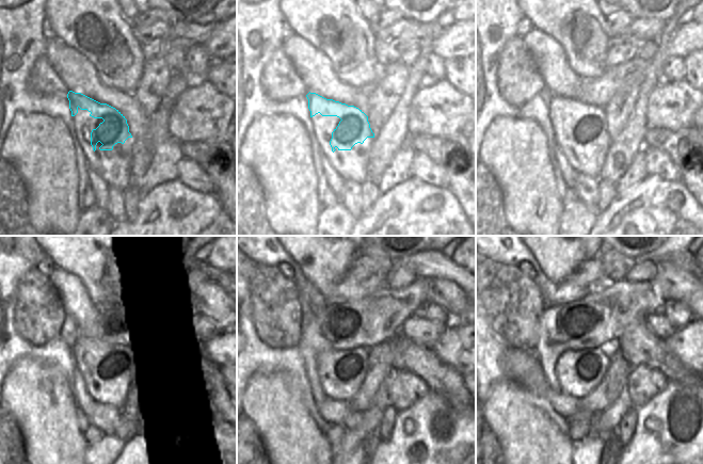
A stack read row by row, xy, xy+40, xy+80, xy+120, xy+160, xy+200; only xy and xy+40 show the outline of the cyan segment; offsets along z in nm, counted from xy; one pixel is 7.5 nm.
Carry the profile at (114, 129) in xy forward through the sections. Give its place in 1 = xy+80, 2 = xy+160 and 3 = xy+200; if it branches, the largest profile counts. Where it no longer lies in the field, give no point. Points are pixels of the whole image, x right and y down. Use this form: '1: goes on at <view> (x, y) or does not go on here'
1: goes on at xy+80 (592, 127)
2: goes on at xy+160 (339, 370)
3: goes on at xy+200 (577, 372)

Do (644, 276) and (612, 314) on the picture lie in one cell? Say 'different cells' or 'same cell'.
different cells

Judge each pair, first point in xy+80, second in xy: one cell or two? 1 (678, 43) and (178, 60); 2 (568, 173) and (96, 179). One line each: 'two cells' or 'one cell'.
1: two cells
2: one cell

